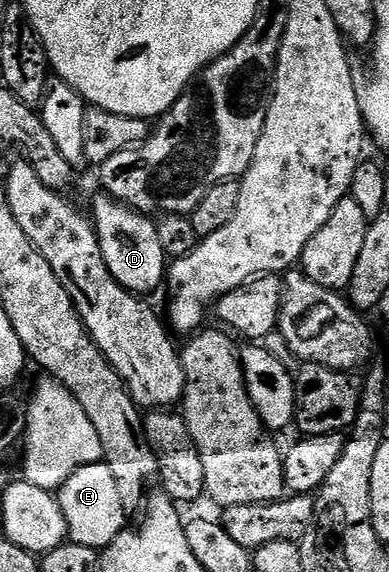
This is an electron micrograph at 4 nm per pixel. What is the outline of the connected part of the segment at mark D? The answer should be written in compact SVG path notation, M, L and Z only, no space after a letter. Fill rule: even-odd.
M99 195L92 201L91 218L94 220L96 238L102 247L102 259L110 267L117 283L128 293L148 295L163 286L170 268L170 258L162 251L158 239L156 221L151 216L137 213L129 205L114 200L107 195Z

